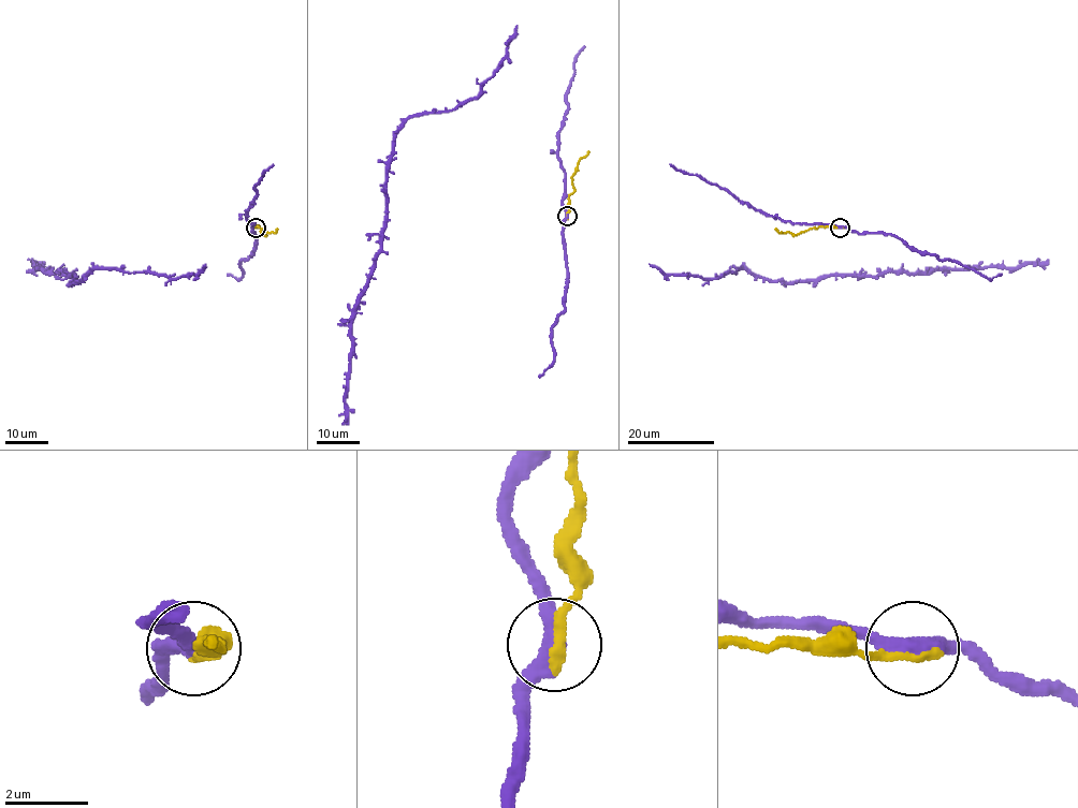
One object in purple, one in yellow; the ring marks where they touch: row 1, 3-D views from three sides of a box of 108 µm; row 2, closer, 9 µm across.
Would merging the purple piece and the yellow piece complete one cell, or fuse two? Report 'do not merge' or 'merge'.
do not merge

